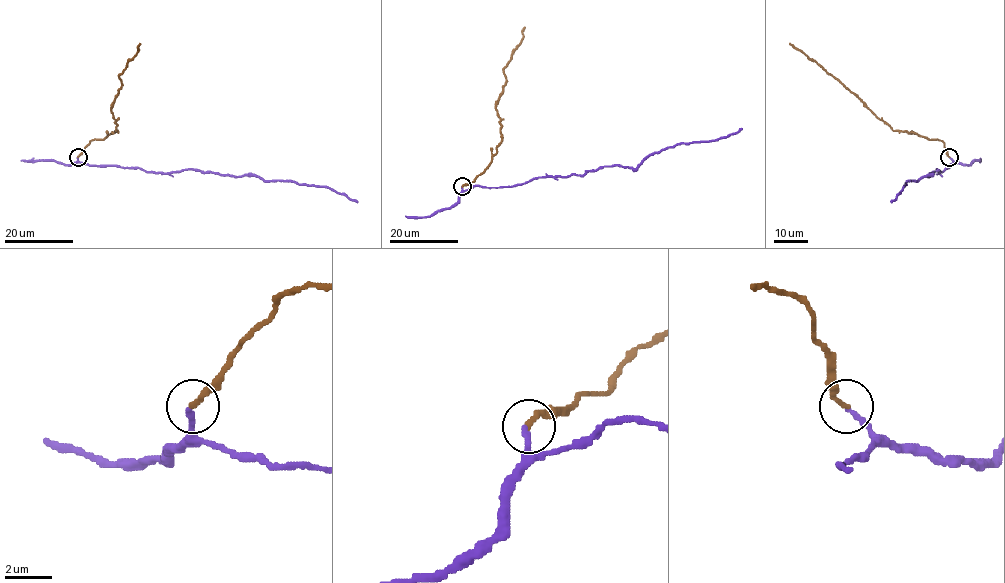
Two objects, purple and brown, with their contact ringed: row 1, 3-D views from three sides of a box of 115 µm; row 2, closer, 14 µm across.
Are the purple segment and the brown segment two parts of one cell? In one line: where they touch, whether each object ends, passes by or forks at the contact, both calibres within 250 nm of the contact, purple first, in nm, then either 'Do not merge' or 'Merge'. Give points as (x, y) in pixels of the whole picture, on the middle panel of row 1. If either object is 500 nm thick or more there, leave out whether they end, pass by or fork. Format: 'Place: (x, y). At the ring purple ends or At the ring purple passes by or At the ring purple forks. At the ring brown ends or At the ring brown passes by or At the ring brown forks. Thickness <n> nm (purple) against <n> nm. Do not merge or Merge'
Place: (462, 186). At the ring purple ends. At the ring brown ends. Thickness 240 nm (purple) against 240 nm. Merge

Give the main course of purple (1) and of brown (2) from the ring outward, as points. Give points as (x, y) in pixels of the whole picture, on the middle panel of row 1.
1: (462, 187), (512, 187), (604, 166), (636, 169), (668, 147), (716, 140), (742, 128)
2: (462, 187), (476, 179), (488, 166), (501, 140), (495, 103), (506, 82), (503, 68), (521, 41), (524, 27)

